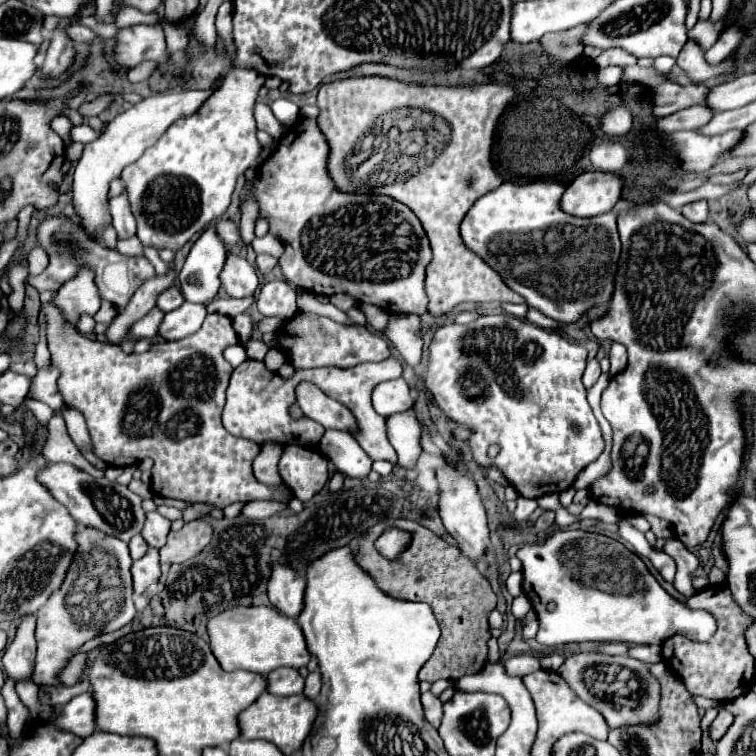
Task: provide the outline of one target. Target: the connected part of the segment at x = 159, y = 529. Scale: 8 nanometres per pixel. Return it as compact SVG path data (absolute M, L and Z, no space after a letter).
M148 512L146 514L146 524L144 524L144 530L142 530L142 536L144 540L148 542L148 546L154 546L154 548L162 548L166 544L166 536L170 532L170 520L160 516L158 512Z

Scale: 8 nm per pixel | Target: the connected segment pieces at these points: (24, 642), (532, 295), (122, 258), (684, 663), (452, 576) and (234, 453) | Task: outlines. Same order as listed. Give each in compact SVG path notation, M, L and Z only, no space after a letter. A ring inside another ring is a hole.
M26 616L18 626L14 642L6 648L2 656L6 674L16 682L32 682L32 666L36 656L34 628L36 628L36 616Z
M534 180L526 184L504 182L496 190L478 198L460 222L460 238L466 248L484 258L484 262L500 274L504 284L524 296L530 308L560 322L576 322L594 304L608 304L612 296L612 280L620 258L620 240L616 230L616 214L608 212L594 218L574 218L558 208L564 184L555 180Z
M44 216L36 228L36 238L38 246L48 254L48 268L40 276L30 278L30 284L38 292L56 292L60 288L60 282L68 282L68 278L76 274L76 266L80 266L80 262L88 262L88 268L96 274L96 288L100 290L100 298L112 302L116 308L124 308L132 296L132 290L136 290L142 284L142 280L152 278L152 274L156 274L154 266L146 256L128 258L126 254L108 248L100 238L88 238L88 234L80 230L80 218L76 216Z
M708 586L696 592L692 598L688 598L688 606L692 609L709 610L719 621L718 632L710 642L692 642L684 636L672 636L662 644L662 658L682 678L688 692L712 700L732 700L738 694L746 692L746 686L750 684L748 668L752 668L754 678L754 658L750 656L744 640L744 628L750 624L750 618L742 614L740 608L736 608L726 586ZM742 680L744 686L740 686Z
M388 520L382 524L376 524L368 534L360 536L354 546L354 560L358 566L368 572L376 586L384 590L388 596L404 598L410 602L426 602L442 630L442 636L438 640L438 646L432 654L432 658L420 668L418 678L426 682L436 682L440 678L448 678L452 682L458 682L462 676L476 674L484 668L486 656L488 656L488 638L490 638L490 626L488 626L488 614L496 608L496 594L490 586L490 582L478 572L478 568L460 556L460 550L428 528L420 526L412 520ZM386 528L400 528L410 532L410 544L400 554L400 558L384 558L374 542Z
M53 303L40 306L46 324L48 350L52 362L58 366L58 390L64 404L82 412L90 432L92 452L102 458L108 466L132 466L142 458L152 458L152 492L164 498L178 498L186 502L210 502L224 508L232 502L250 500L282 500L288 502L284 492L276 492L260 484L252 474L252 460L260 446L246 438L228 434L220 422L224 408L226 388L232 374L232 366L224 360L224 348L238 343L232 319L224 314L208 314L202 330L176 342L158 342L148 352L124 354L120 346L104 344L82 336L68 323L60 309Z

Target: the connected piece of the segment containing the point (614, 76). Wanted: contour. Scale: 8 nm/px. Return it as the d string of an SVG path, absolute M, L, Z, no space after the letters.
M604 68L604 70L598 70L596 80L598 80L600 86L614 86L614 84L620 82L620 68Z

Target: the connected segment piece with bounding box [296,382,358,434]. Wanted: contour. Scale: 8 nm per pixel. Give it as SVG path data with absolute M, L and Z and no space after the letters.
M302 382L296 388L296 398L298 398L298 406L302 408L302 412L308 418L320 422L324 428L344 430L344 432L352 432L352 434L358 432L354 414L344 404L328 398L316 386Z

